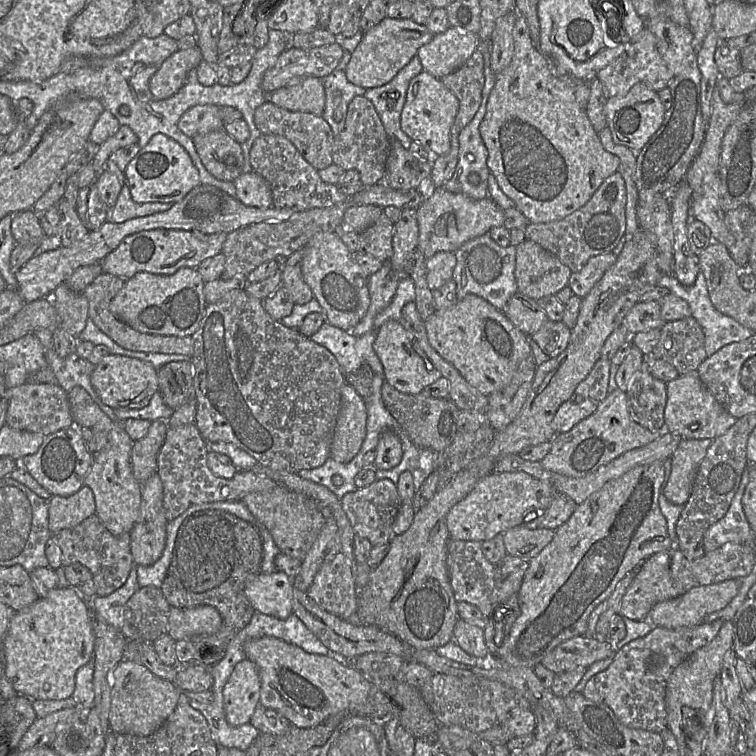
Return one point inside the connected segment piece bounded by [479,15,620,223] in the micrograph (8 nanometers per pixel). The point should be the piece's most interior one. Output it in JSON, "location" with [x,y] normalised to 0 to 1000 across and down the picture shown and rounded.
{"location":[722,206]}

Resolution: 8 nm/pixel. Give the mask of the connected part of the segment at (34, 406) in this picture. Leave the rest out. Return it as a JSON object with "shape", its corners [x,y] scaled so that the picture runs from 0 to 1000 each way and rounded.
{"shape":[[[34,505],[7,516],[5,562],[56,577],[98,562],[89,519],[74,507]]]}

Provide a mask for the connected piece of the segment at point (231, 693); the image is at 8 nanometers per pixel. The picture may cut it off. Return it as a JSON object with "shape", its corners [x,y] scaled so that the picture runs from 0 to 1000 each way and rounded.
{"shape":[[[328,870],[315,876],[295,910],[300,955],[306,960],[329,956],[344,933],[345,899],[341,882]]]}

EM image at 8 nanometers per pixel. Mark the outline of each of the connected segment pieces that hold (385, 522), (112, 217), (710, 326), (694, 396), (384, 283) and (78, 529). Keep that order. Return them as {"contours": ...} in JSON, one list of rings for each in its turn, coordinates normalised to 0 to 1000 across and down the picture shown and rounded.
{"contours":[[[[497,634],[481,646],[456,653],[450,664],[467,701],[478,713],[485,713],[493,724],[516,717],[521,709],[520,693],[532,667],[525,640],[515,634]]],[[[165,241],[149,278],[143,279],[143,291],[161,295],[176,288],[221,279],[228,271],[229,269],[181,269],[175,263],[171,246]]],[[[929,358],[922,364],[921,372],[915,378],[902,377],[892,362],[877,362],[869,374],[870,380],[880,380],[889,389],[905,396],[913,405],[915,418],[927,430],[933,443],[933,466],[935,472],[948,466],[952,460],[967,454],[979,452],[992,447],[999,439],[981,431],[970,421],[951,413],[943,403],[935,381],[934,368]]],[[[921,491],[898,496],[882,507],[877,571],[899,575],[902,581],[946,581],[958,574],[974,557],[975,554],[956,540],[929,507]]],[[[516,345],[487,368],[489,403],[481,419],[463,438],[467,443],[480,443],[495,435],[496,419],[509,409],[522,390],[524,381],[534,360],[521,360]]],[[[127,680],[97,698],[69,706],[69,710],[82,729],[82,750],[106,745],[118,753],[123,763],[127,788],[143,788],[163,775],[177,747],[172,726],[172,704],[157,709],[149,708]]]]}

